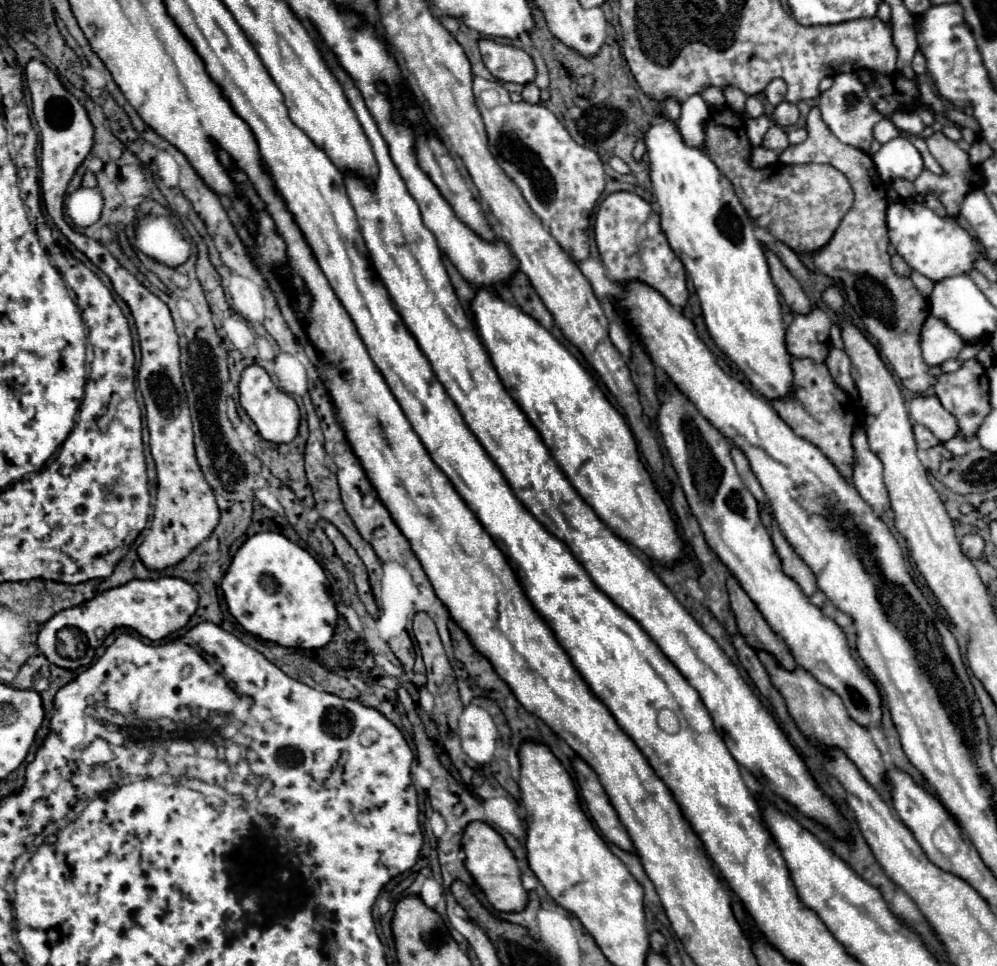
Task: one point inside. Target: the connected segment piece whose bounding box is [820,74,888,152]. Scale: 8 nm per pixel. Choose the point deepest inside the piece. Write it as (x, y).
(846, 110)

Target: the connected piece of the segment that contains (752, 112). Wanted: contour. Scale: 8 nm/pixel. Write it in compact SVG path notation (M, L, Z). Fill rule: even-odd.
M748 96L746 98L746 116L748 118L760 118L764 114L764 106L758 96Z

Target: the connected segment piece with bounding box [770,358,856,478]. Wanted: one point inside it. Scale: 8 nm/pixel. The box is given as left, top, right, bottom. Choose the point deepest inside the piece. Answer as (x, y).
(814, 410)

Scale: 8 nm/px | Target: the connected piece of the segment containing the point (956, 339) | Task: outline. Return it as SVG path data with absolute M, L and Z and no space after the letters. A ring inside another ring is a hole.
M928 316L922 326L922 358L928 366L940 366L942 362L956 358L958 352L964 348L964 340L958 332L952 332L944 320L936 316Z

